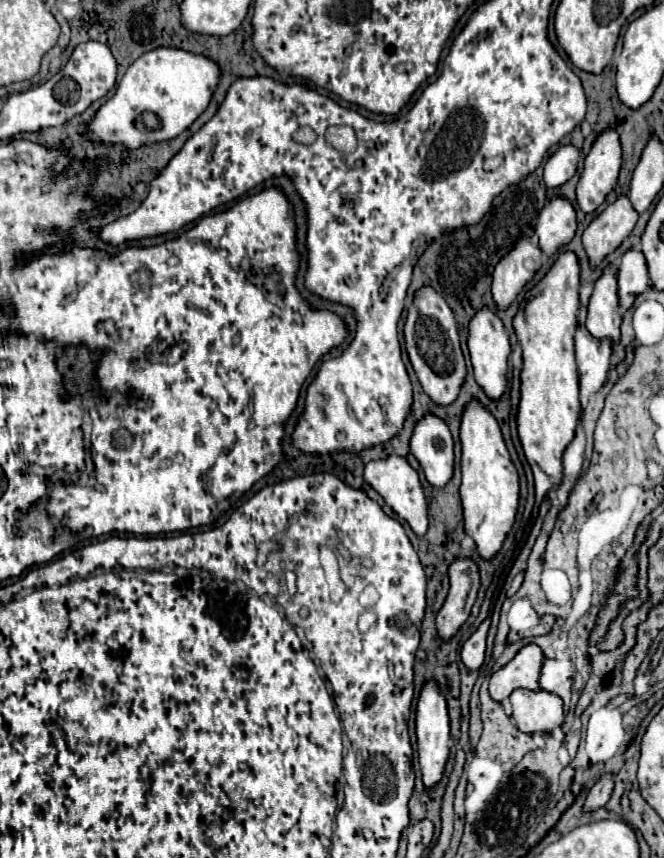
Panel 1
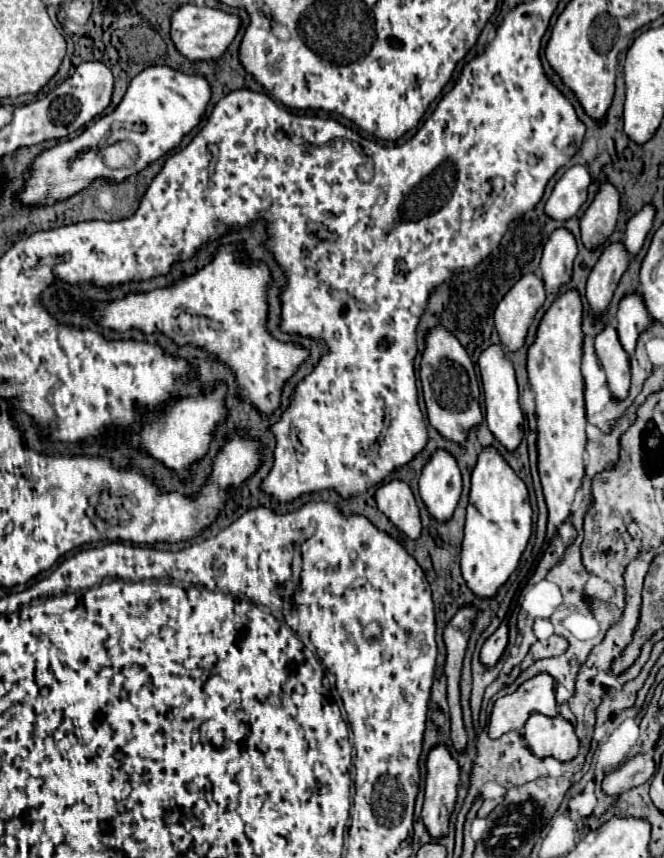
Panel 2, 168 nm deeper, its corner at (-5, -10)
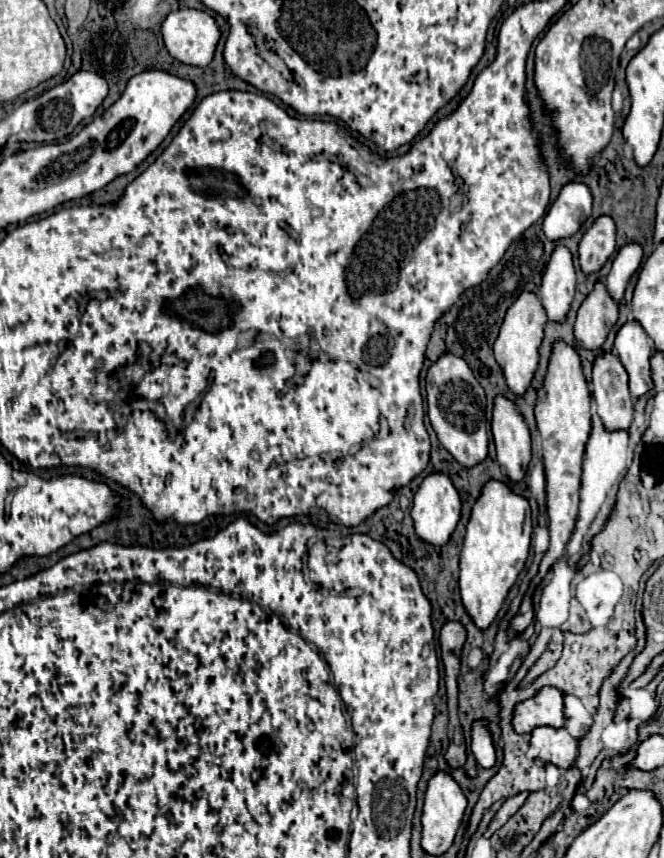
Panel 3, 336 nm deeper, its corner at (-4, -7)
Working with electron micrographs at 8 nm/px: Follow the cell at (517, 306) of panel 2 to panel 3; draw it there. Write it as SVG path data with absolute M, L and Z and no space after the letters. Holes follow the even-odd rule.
M522 292L520 298L516 298L516 302L508 308L508 314L502 322L498 340L494 344L494 358L502 366L502 374L506 378L508 390L516 396L522 396L528 390L528 386L534 378L534 372L538 370L538 362L540 362L538 348L544 338L546 322L548 320L546 320L544 308L540 306L538 296L532 292Z

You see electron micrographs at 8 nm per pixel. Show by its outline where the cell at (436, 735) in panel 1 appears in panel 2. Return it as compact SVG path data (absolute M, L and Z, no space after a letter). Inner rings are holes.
M437 743L427 755L427 779L425 779L425 803L423 823L431 837L439 839L447 835L449 817L457 799L459 765L451 757L445 743Z

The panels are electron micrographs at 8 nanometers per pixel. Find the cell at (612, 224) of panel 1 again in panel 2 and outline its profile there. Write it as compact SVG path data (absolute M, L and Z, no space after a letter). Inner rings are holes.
M621 241L609 243L587 279L587 301L591 315L599 315L611 301L613 291L631 261L631 253Z

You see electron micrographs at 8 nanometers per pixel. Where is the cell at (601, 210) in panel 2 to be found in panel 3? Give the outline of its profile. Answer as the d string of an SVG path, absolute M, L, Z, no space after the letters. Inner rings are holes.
M600 216L584 234L578 248L578 262L584 274L600 272L616 250L616 226L610 216Z

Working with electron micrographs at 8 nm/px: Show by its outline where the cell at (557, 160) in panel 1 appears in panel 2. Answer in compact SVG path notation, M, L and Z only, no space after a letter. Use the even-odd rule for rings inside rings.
M583 165L569 167L559 177L559 181L551 191L551 197L545 203L545 211L549 213L549 217L559 221L573 217L587 199L589 183L591 183L591 177Z

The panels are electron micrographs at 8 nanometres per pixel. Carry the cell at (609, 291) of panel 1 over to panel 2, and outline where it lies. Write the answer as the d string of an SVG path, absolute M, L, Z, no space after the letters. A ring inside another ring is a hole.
M611 323L603 327L603 331L595 337L595 353L603 365L607 375L607 383L611 395L615 399L625 399L629 391L629 355L619 343L617 331Z

